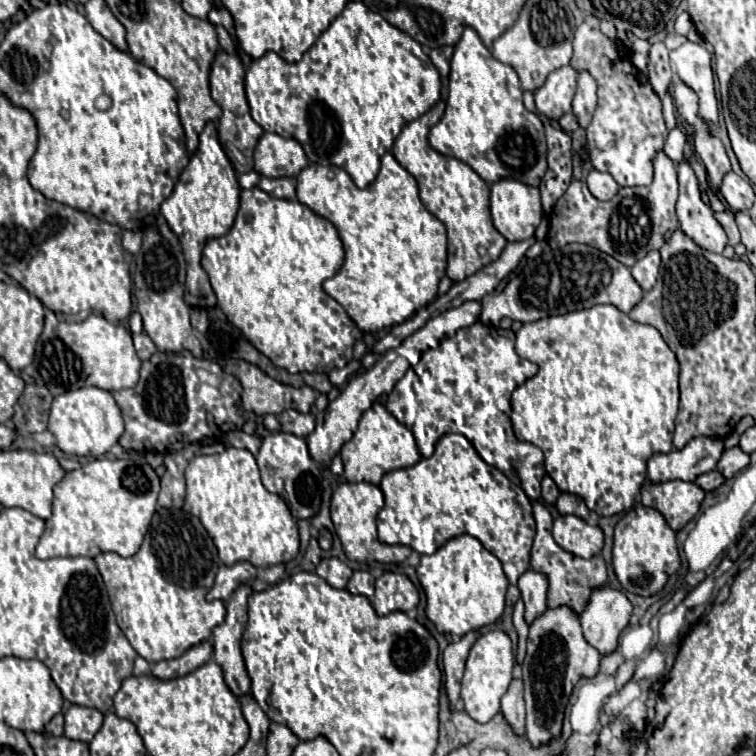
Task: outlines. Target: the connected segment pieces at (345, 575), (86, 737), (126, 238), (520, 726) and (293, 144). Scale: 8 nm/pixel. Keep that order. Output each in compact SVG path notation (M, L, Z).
M325 558L321 560L321 564L317 566L317 574L327 580L329 586L333 588L345 588L349 578L351 578L351 568L347 564L343 564L341 560L337 558Z
M73 704L65 712L65 736L69 736L71 740L91 742L101 726L103 726L103 714L97 708Z
M123 230L123 248L131 254L139 252L141 248L141 234L139 232L129 232L129 230Z
M513 680L507 694L501 698L501 714L517 736L525 734L525 702L521 680Z
M269 132L259 138L253 158L255 170L269 178L297 176L307 166L307 156L297 140Z

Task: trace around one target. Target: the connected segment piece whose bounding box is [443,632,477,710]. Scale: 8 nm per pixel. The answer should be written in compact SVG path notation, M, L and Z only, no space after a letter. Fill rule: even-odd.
M469 632L457 642L451 642L443 652L443 672L445 672L445 692L449 698L451 710L459 704L459 690L461 690L461 678L465 670L465 660L469 654L469 648L473 646L477 638L477 632Z

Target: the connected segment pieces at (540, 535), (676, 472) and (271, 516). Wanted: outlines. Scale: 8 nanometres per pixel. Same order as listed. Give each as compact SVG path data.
M535 502L533 504L533 516L537 522L537 536L533 542L533 550L531 550L531 570L541 572L547 576L549 582L549 592L547 592L547 606L549 608L559 608L559 606L569 606L575 614L581 614L589 602L589 596L593 590L597 588L605 588L607 586L607 570L605 570L605 560L597 554L589 560L577 558L569 552L565 552L563 548L559 548L551 536L551 514L547 510L545 504Z
M693 438L683 450L653 454L647 462L647 478L655 484L669 480L693 482L699 472L715 470L723 454L723 440Z
M225 448L221 454L211 456L197 456L193 458L185 468L185 480L187 480L187 496L185 502L193 516L201 520L205 530L209 532L211 540L215 542L219 550L219 558L229 566L235 562L251 562L255 568L267 568L273 564L289 562L299 552L299 534L297 534L297 522L293 520L287 504L277 496L265 490L261 484L259 468L249 450L239 448Z

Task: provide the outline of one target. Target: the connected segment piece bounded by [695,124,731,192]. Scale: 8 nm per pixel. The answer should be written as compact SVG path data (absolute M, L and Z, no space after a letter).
M699 126L695 134L695 152L701 156L705 168L707 168L707 180L709 186L717 192L721 188L723 176L731 170L729 158L725 154L725 148L717 136L709 136L709 128Z

